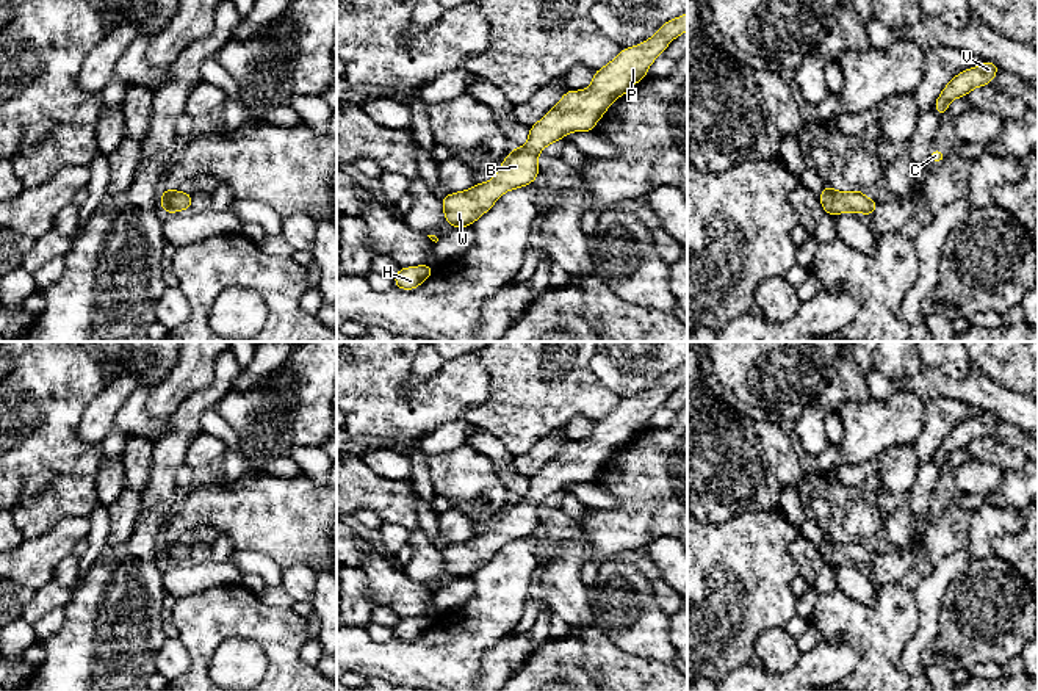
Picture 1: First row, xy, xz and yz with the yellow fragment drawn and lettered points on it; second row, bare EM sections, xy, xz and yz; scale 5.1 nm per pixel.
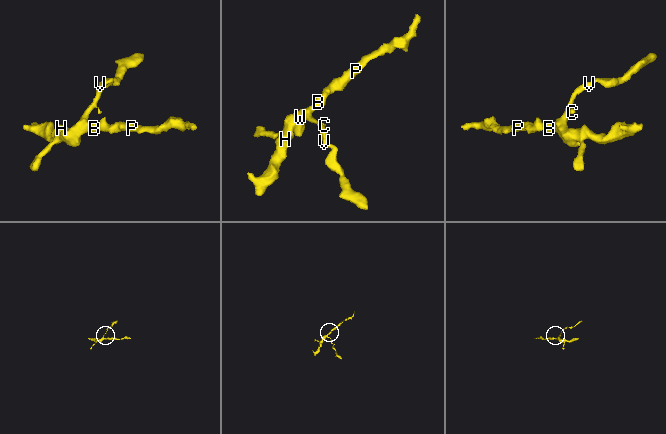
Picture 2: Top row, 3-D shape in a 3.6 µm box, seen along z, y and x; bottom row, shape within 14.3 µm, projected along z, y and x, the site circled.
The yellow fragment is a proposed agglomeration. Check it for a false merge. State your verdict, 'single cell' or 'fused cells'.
single cell

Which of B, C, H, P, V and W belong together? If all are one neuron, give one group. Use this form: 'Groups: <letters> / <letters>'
Groups: B C H P V W

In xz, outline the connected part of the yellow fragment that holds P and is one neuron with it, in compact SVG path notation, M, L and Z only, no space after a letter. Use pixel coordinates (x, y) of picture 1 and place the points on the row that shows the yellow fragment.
M687 13L665 22L653 38L639 45L622 49L609 64L595 71L587 89L568 89L554 108L529 127L526 146L514 147L492 180L440 199L446 224L473 226L501 194L532 183L540 171L539 154L570 132L592 132L607 107L647 77L650 64L684 31L687 31Z

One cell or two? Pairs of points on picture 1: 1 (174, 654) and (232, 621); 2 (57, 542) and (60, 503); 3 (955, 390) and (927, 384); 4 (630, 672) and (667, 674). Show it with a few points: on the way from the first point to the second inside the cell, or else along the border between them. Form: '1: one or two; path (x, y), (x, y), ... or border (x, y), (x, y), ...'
1: two; border (177, 636), (188, 654), (188, 669), (183, 674)
2: two; border (86, 516), (64, 517), (36, 538), (27, 538)
3: one; path (949, 387), (933, 384)
4: one; path (639, 674), (658, 674)

